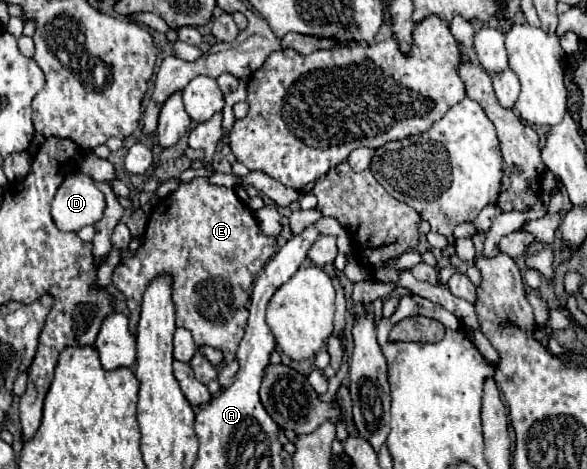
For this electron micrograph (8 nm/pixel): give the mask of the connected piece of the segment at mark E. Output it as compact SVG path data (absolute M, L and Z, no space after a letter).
M194 178L184 182L176 192L158 200L148 216L148 226L144 232L144 244L136 256L128 256L128 248L122 250L124 264L114 270L114 284L126 296L130 308L130 328L136 334L136 320L140 318L140 296L148 286L152 276L168 272L174 278L174 304L176 304L176 326L192 332L196 348L214 346L224 352L224 364L236 358L238 344L246 330L248 320L248 300L252 296L252 284L256 274L266 266L266 262L276 254L278 242L272 236L264 236L258 228L254 212L236 196L234 190L226 186L214 186L208 178Z

